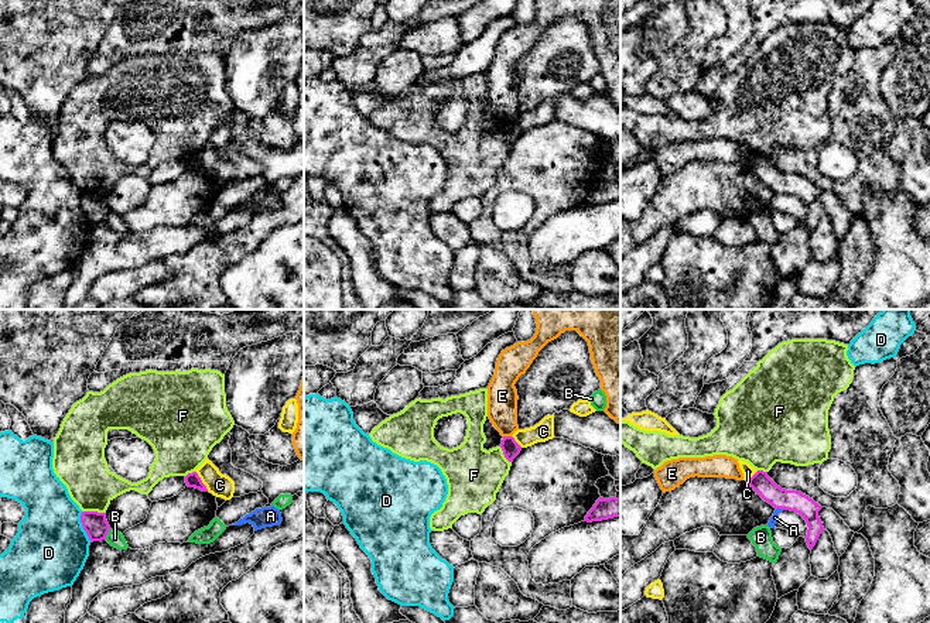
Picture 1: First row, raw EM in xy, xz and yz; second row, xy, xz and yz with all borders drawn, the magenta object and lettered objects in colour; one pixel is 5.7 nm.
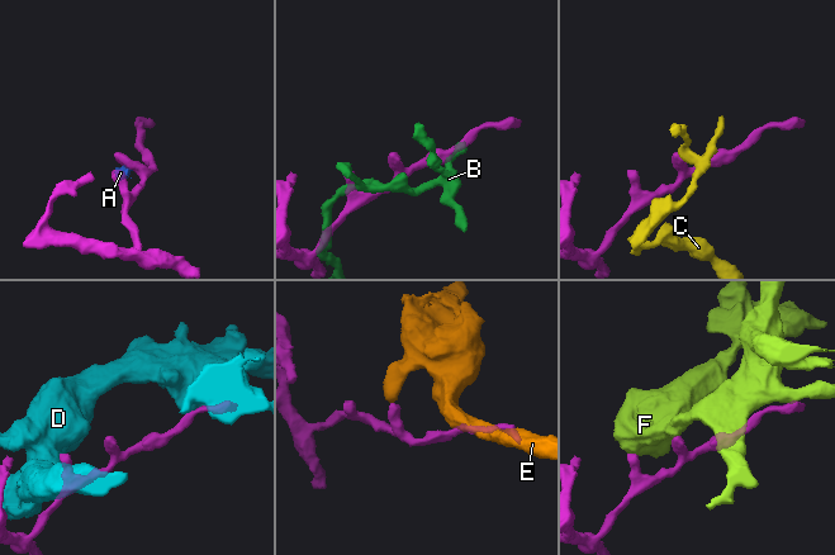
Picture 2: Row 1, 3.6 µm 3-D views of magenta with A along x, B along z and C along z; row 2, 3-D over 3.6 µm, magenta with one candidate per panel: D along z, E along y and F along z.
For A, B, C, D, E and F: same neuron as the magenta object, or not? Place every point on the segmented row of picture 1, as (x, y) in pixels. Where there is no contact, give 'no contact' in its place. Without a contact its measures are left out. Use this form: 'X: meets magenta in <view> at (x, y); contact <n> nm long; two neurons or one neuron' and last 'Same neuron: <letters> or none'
A: meets magenta in yz at (779, 507); contact 40 nm long; two neurons
B: meets magenta in xy at (106, 534); contact 70 nm long; two neurons
C: meets magenta in xy at (201, 482); contact 130 nm long; two neurons
D: meets magenta in xy at (82, 526); contact 190 nm long; two neurons
E: meets magenta in xz at (508, 437); contact 50 nm long; two neurons
F: meets magenta in xy at (93, 512); contact 130 nm long; two neurons
Same neuron: none

